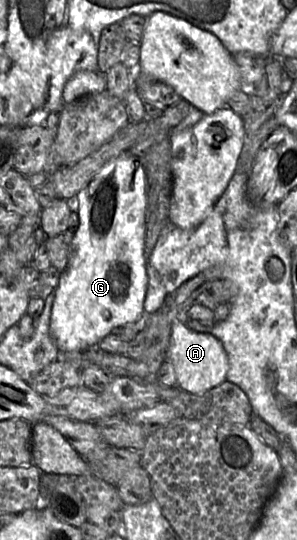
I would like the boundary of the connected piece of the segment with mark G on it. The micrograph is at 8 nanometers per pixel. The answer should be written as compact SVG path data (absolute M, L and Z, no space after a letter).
M127 151L108 161L75 198L68 201L72 211L78 214L79 225L70 244L68 266L61 272L55 288L50 319L50 333L61 353L98 346L114 328L137 321L144 313L148 286L145 256L147 181L140 159Z

